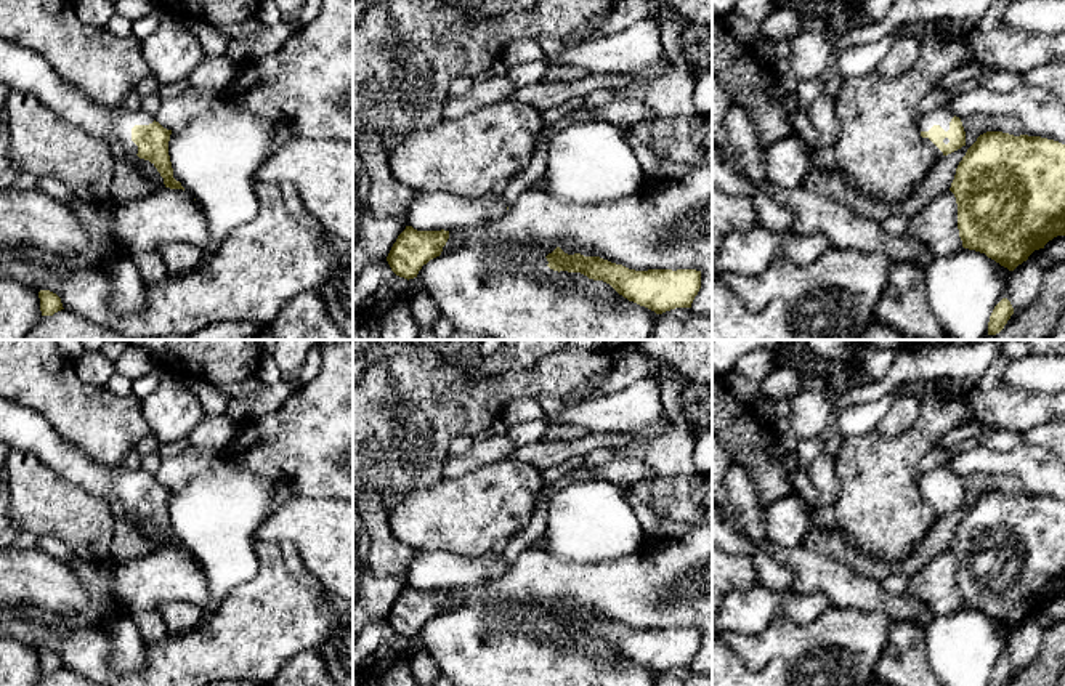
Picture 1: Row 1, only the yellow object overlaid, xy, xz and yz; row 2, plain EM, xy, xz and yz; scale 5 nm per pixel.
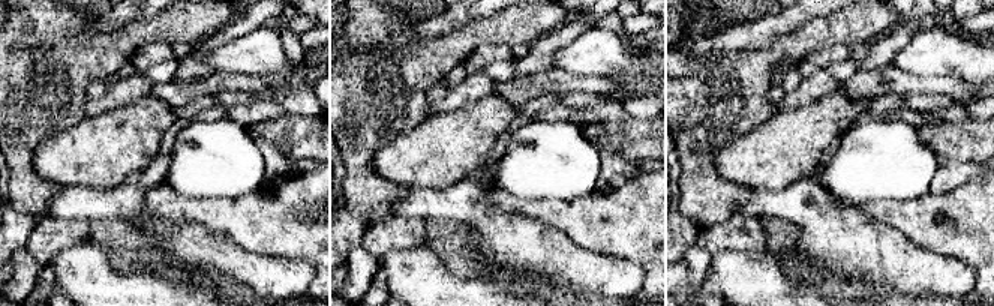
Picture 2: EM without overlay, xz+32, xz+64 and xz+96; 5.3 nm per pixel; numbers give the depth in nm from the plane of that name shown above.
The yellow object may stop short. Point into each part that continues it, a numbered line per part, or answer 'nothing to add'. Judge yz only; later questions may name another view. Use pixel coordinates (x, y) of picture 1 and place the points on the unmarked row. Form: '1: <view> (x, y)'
1: yz (942, 475)

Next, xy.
1: xy (23, 428)

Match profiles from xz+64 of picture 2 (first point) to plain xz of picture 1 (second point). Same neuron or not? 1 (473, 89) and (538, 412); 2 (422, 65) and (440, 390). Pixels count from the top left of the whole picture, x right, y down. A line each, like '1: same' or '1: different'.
1: different
2: same

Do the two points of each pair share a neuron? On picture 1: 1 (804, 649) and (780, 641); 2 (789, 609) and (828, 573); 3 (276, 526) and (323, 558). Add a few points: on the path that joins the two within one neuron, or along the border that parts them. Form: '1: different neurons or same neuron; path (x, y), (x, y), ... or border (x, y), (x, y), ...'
1: same neuron; path (797, 645), (786, 641)
2: different neurons; border (794, 589), (825, 593), (834, 603)
3: same neuron; path (287, 526), (311, 547)

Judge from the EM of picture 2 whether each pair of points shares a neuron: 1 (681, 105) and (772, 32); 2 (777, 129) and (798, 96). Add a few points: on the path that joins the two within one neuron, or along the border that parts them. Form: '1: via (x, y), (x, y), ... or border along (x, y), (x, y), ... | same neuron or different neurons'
1: border along (784, 35), (760, 48), (720, 51), (717, 54) | different neurons
2: border along (823, 96), (778, 111) | different neurons

